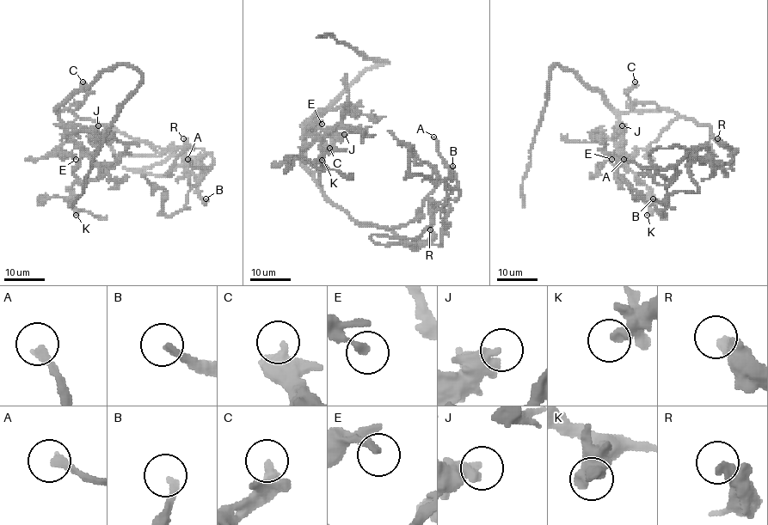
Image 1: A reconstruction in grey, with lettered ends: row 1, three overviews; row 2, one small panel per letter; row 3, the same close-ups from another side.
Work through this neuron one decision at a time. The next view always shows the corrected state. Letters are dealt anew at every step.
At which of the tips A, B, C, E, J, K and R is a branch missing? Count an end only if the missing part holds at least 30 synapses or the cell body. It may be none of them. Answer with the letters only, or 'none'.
A, B

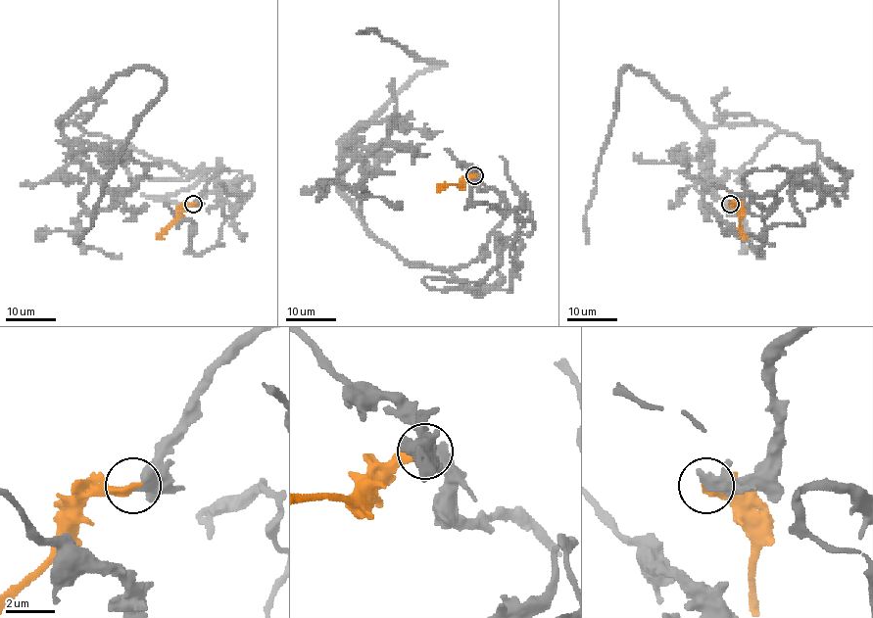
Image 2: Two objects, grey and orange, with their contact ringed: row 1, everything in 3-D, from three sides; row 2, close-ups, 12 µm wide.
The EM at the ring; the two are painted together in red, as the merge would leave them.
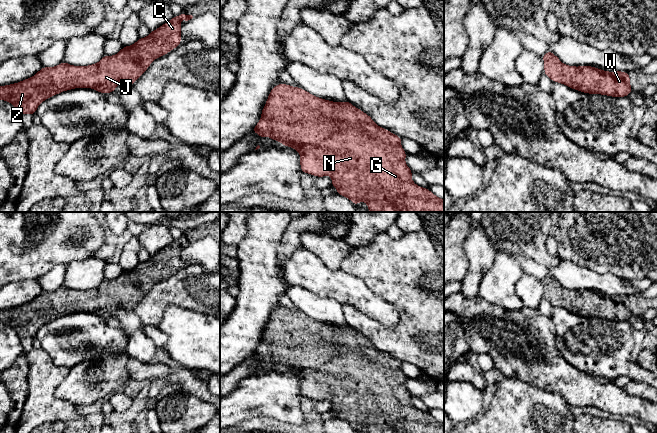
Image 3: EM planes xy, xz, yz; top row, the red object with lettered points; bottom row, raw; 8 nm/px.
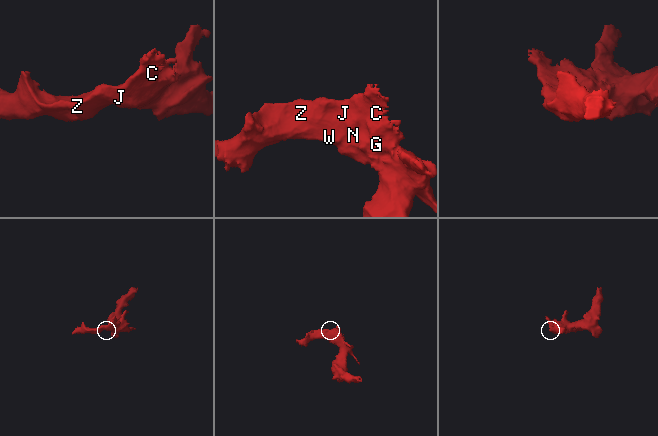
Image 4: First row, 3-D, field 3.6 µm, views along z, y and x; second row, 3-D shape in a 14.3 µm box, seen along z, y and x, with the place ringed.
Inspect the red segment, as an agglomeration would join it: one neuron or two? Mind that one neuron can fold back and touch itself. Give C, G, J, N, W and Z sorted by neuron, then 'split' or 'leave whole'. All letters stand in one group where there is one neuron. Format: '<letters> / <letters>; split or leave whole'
C G J N W Z; leave whole

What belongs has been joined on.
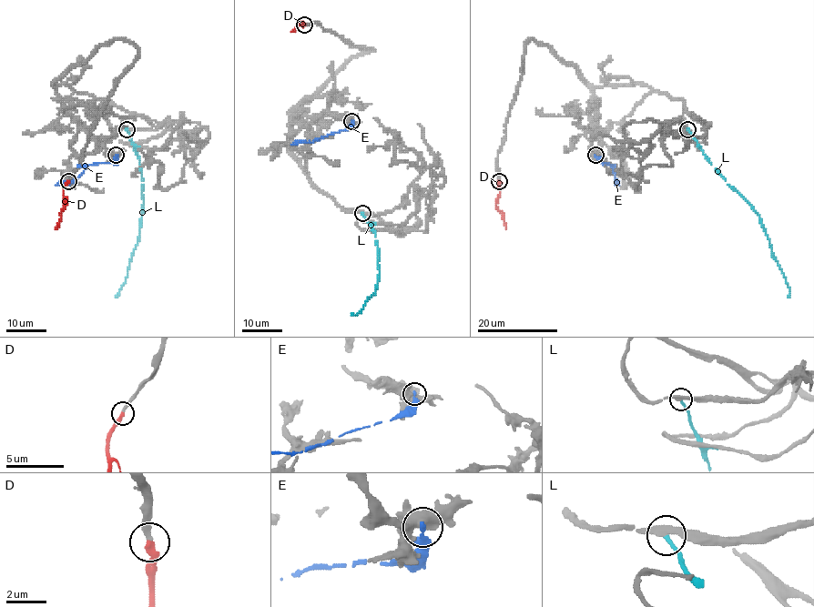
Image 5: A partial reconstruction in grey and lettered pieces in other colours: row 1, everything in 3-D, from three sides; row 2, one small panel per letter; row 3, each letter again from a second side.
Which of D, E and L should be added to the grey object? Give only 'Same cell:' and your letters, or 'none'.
Same cell: D

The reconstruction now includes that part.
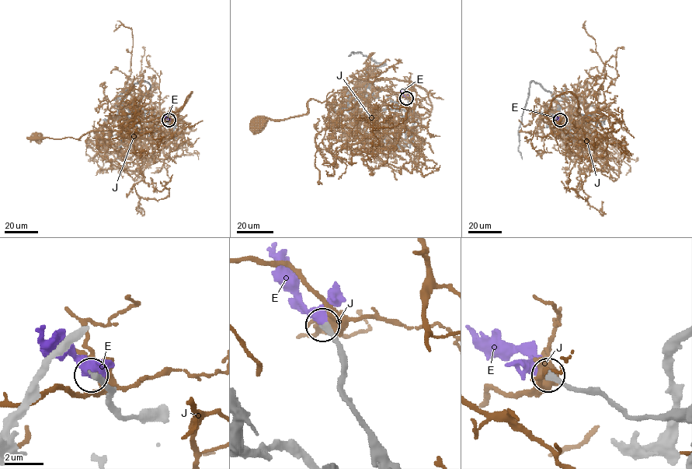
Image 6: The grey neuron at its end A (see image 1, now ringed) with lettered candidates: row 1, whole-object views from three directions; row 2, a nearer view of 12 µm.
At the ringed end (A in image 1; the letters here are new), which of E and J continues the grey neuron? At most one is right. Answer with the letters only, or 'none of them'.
E

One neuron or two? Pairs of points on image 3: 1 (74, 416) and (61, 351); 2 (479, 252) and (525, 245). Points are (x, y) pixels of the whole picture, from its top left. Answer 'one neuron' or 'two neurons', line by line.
1: two neurons
2: one neuron

